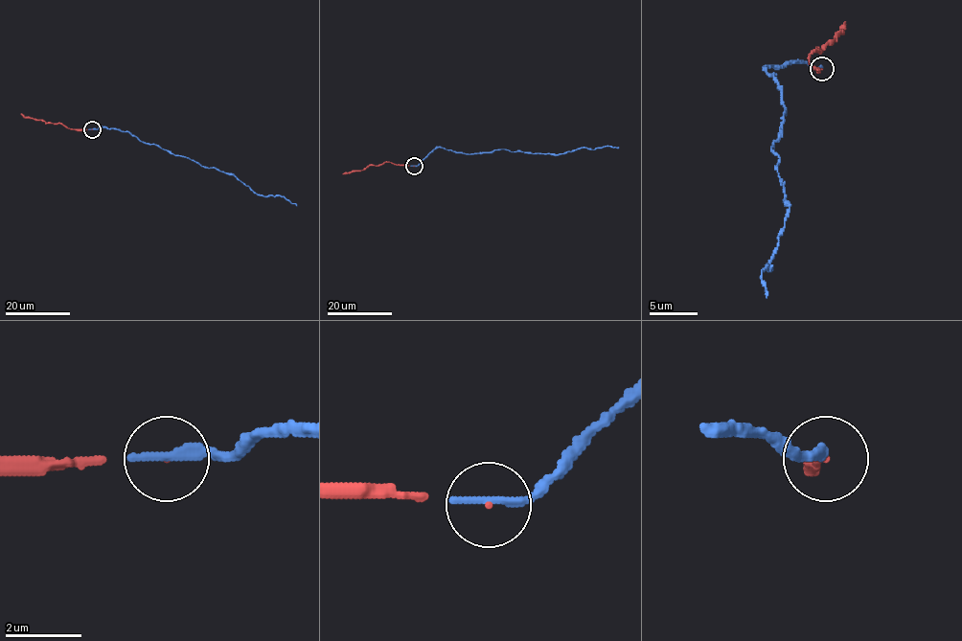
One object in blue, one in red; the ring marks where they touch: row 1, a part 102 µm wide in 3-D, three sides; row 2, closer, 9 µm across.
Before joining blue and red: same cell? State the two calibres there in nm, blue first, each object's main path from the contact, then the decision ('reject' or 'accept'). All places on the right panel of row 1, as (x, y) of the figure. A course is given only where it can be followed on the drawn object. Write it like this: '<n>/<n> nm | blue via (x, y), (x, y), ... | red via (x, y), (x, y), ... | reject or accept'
340/50 nm | blue via (820, 69), (806, 62), (765, 69), (786, 108), (771, 149), (789, 205), (762, 273), (767, 297) | red via (822, 69), (815, 69), (808, 59), (815, 50), (835, 40), (844, 23) | accept

